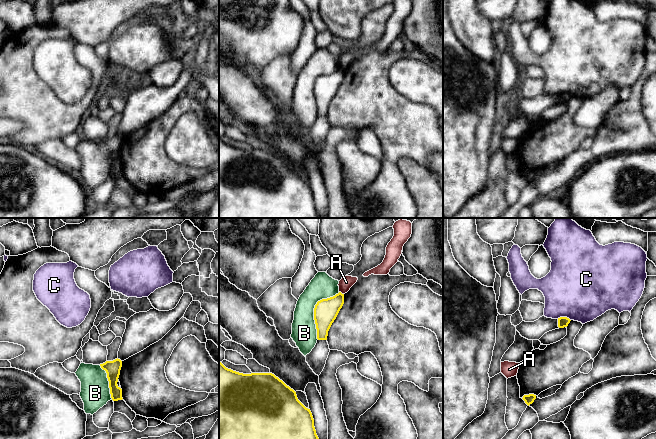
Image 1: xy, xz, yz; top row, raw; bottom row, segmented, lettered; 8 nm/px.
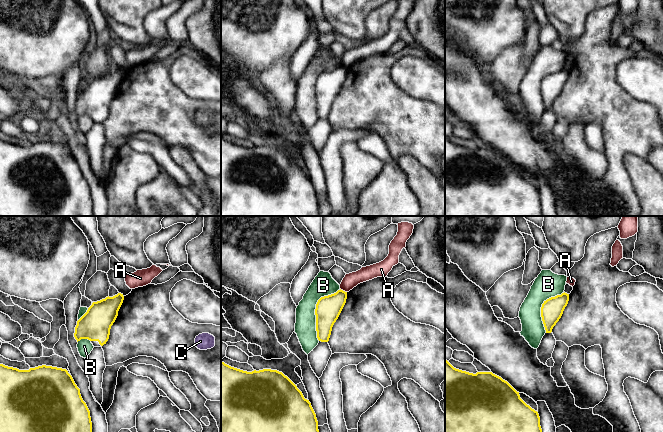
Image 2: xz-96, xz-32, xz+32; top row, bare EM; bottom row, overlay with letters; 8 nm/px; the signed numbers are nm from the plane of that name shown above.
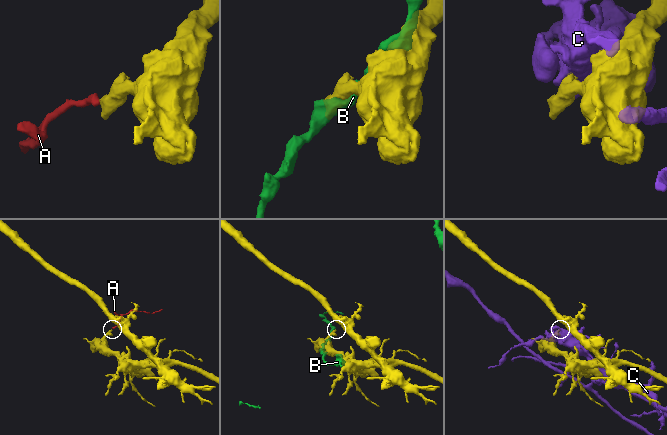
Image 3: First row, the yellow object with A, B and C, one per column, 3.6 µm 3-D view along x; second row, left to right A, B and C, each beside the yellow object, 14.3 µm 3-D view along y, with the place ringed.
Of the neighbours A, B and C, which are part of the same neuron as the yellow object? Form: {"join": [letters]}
{"join": []}

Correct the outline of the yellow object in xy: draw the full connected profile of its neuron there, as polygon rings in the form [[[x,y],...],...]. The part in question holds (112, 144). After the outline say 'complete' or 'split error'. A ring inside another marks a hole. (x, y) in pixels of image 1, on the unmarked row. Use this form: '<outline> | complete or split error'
[[[117,134],[113,137],[106,137],[105,139],[100,140],[100,142],[107,149],[112,176],[122,176],[122,165],[117,161],[122,143],[122,137]]] | complete

